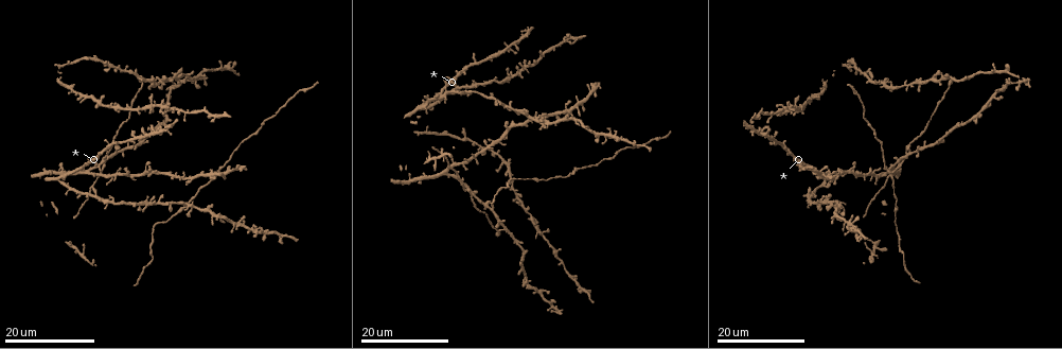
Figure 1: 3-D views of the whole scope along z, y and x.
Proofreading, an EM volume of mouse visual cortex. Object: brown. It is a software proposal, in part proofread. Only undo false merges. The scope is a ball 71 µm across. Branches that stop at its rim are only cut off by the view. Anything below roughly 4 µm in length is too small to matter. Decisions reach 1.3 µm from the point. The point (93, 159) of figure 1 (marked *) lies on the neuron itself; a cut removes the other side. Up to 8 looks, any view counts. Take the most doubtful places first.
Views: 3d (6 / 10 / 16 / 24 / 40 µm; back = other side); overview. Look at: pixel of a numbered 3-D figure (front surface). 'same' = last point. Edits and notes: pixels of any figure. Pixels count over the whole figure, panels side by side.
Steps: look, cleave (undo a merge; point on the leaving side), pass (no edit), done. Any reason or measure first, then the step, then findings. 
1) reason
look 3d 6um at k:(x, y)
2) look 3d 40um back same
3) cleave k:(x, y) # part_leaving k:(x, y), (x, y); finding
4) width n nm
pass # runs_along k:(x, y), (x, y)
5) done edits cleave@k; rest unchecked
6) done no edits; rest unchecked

look 3d 24um at 1:(463, 188)

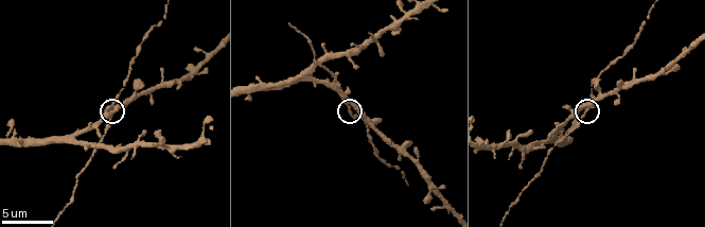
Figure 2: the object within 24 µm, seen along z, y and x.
zoom in
look 3d 6um at 2:(586, 114)

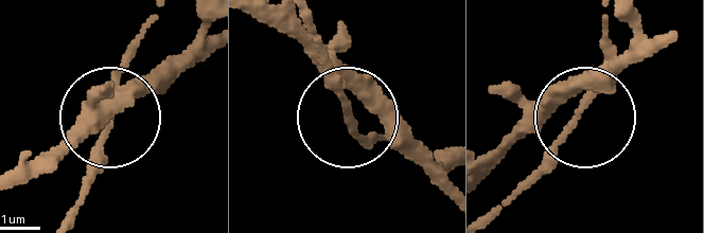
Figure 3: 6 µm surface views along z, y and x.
pass # continuous, no second neuron

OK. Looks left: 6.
four or more arms meet
look 3d 16um at 1:(525, 67)

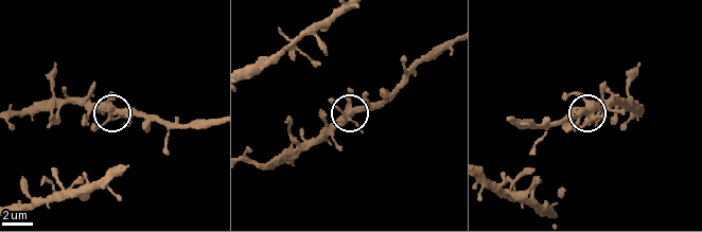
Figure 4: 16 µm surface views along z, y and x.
zoom in
look 3d 6um at 4:(119, 112)

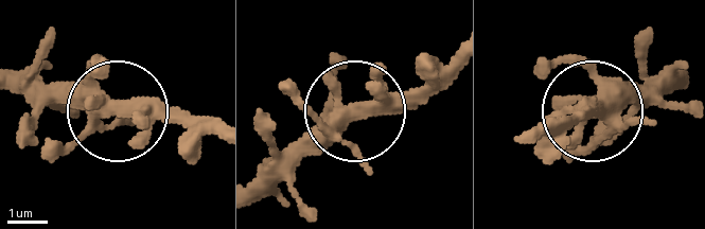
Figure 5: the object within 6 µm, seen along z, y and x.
width 380 nm
pass # one neuron here

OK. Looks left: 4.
look 3d 16um at 2:(73, 136)

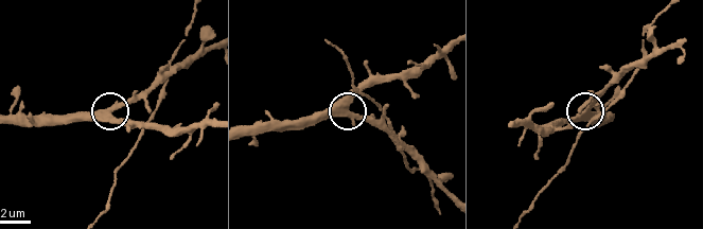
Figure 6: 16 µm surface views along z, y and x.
look 3d 16um back at 6:(107, 110)

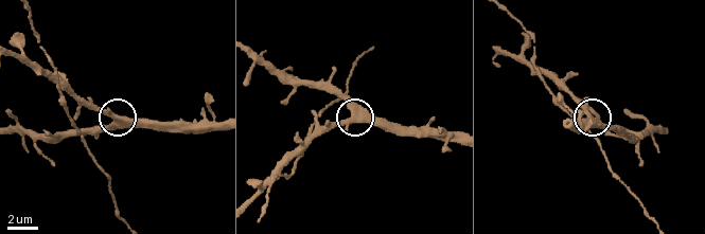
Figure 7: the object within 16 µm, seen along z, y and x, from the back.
pass # runs_along 7:(254, 51), (289, 76), (327, 85), (353, 118), (394, 123); one neuron here

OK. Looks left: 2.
look 3d 24um at 1:(537, 121)

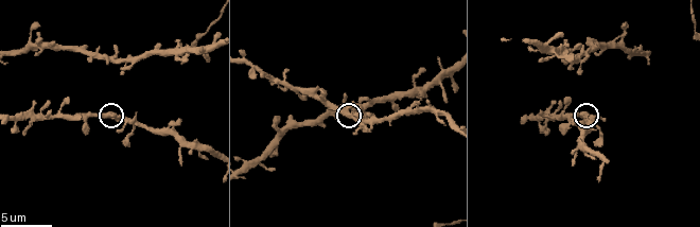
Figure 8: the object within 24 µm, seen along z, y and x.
look 3d 10um at 8:(347, 115)

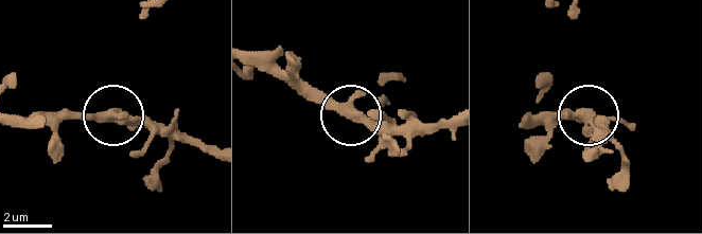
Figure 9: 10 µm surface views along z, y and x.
pass # runs_along 9:(253, 50), (266, 52), (364, 123), (380, 141), (375, 157); continuous, no second neuron

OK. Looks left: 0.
done no edits; rest unchecked

